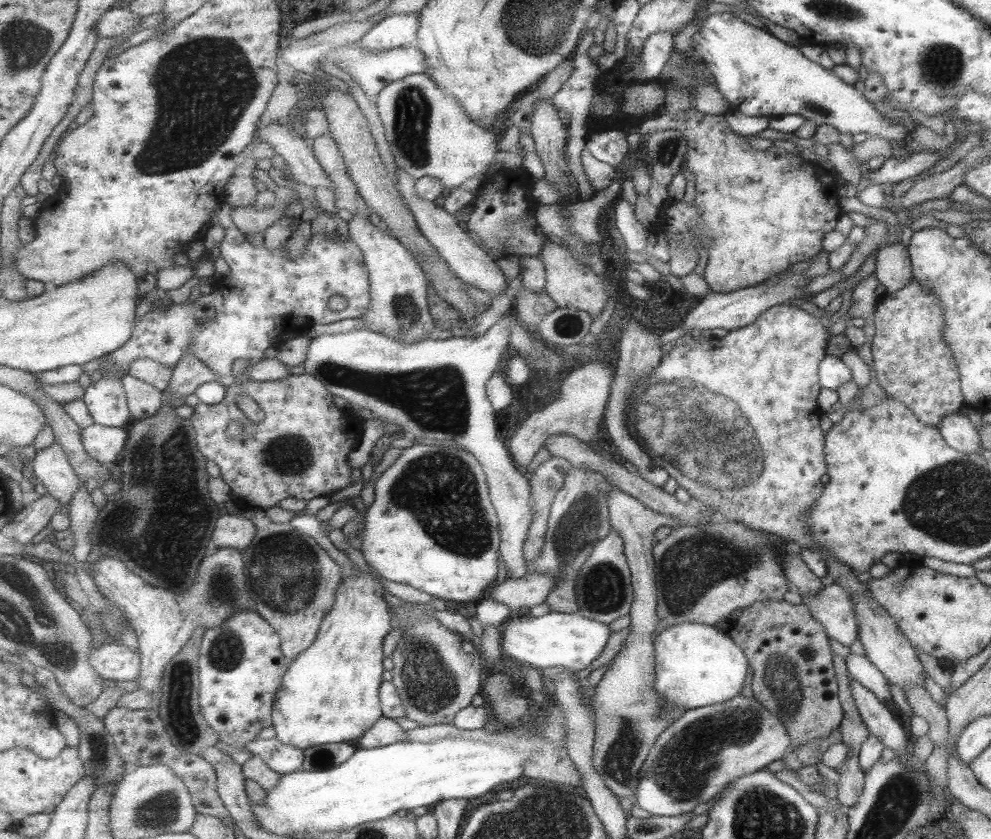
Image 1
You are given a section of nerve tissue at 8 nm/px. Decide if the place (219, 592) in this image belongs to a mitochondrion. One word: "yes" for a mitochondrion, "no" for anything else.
yes

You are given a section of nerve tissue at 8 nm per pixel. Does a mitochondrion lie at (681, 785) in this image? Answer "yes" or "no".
yes

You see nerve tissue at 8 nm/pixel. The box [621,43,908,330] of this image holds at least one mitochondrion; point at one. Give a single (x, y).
(673, 76)

